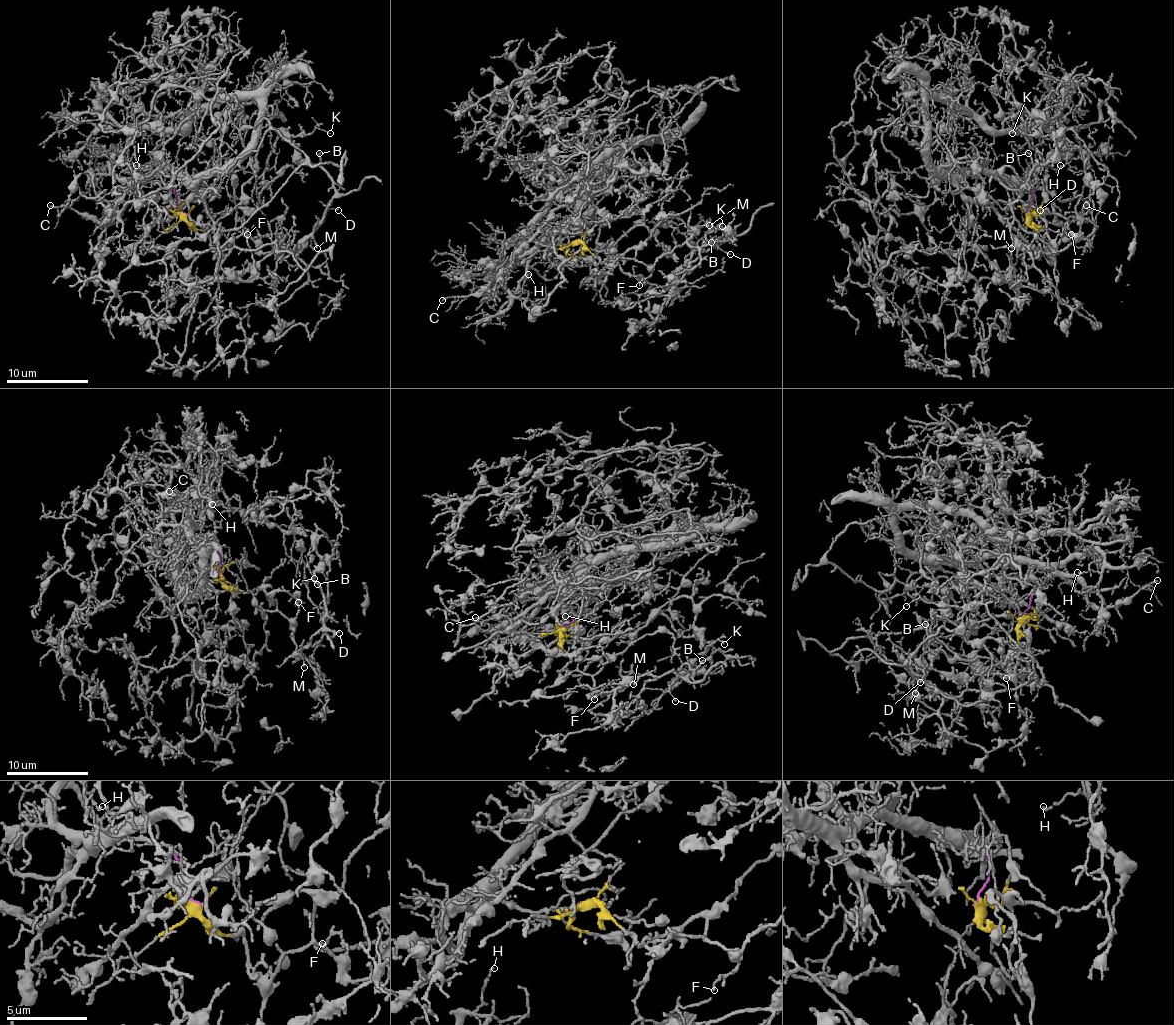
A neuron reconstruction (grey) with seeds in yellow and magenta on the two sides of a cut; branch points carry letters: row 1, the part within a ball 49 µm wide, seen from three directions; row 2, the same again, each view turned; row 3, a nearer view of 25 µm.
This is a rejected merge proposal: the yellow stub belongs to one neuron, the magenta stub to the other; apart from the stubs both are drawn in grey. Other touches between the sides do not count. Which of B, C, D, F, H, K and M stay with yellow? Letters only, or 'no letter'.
B, D, F, K, M

